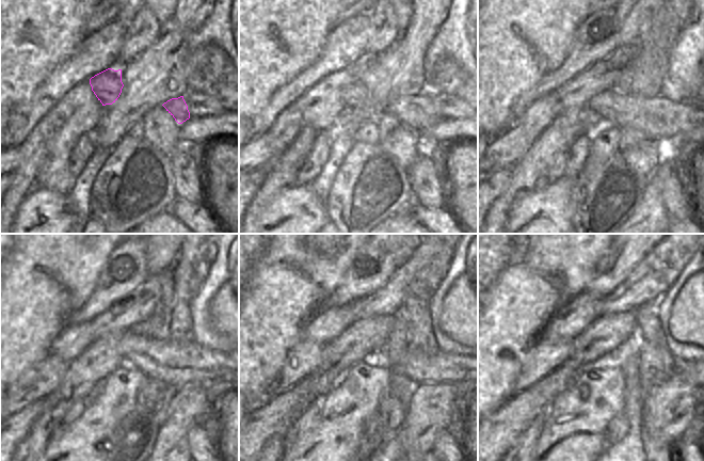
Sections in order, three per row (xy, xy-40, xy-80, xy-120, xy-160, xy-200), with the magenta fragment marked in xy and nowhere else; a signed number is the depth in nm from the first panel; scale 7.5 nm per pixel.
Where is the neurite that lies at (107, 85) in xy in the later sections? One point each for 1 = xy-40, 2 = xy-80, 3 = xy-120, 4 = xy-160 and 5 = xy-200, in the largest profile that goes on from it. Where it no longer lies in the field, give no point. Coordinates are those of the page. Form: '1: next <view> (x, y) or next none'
1: next xy-40 (354, 95)
2: next xy-80 (659, 117)
3: next xy-120 (176, 363)
4: next xy-160 (422, 367)
5: next xy-200 (657, 364)

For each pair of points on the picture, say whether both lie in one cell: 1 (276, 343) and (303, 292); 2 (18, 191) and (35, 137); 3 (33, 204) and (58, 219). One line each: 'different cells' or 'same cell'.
1: same cell
2: same cell
3: same cell

